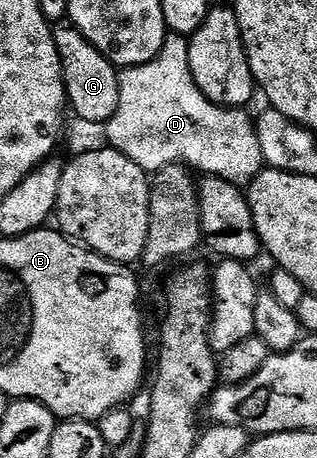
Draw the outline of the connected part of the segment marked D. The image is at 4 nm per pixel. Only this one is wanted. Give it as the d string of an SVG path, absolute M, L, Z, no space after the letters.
M170 35L163 42L162 49L150 61L121 70L118 79L120 103L104 125L106 137L110 140L107 142L119 153L132 159L132 163L147 171L172 165L179 157L184 164L199 169L199 174L222 177L226 181L235 183L249 183L264 168L255 118L249 117L245 108L218 105L203 95L200 87L196 87L192 79L192 71L188 63L189 50L185 36Z

